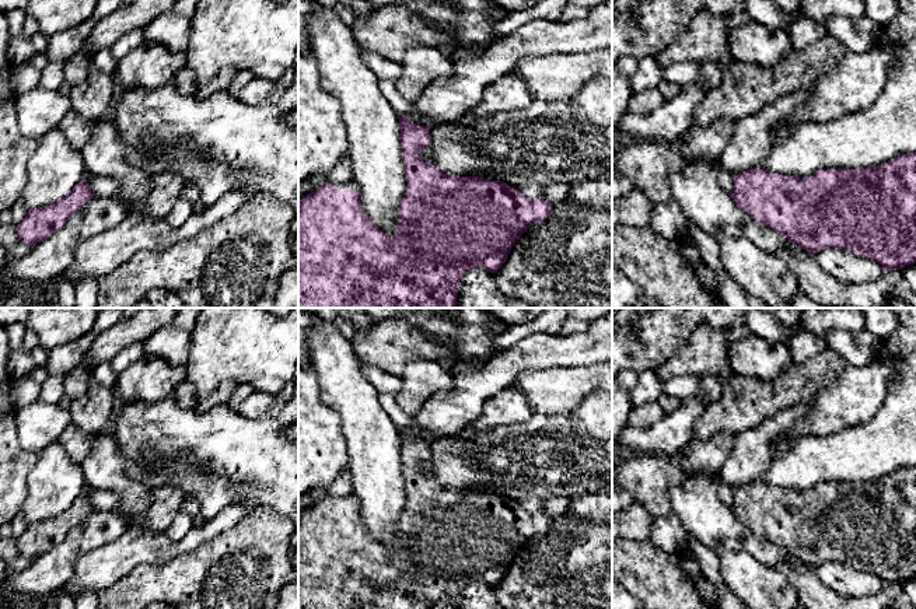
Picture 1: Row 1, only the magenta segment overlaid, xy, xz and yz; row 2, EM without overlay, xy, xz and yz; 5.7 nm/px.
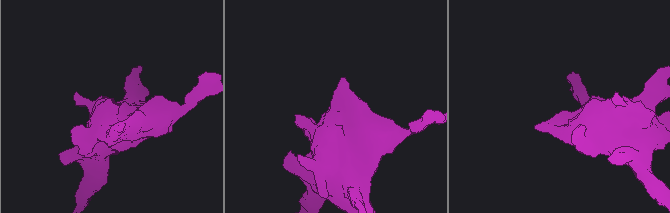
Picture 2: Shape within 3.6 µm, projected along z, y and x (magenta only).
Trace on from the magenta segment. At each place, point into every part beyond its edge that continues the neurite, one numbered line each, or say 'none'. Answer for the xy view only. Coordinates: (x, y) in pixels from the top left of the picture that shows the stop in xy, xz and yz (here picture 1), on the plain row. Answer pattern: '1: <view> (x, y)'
none

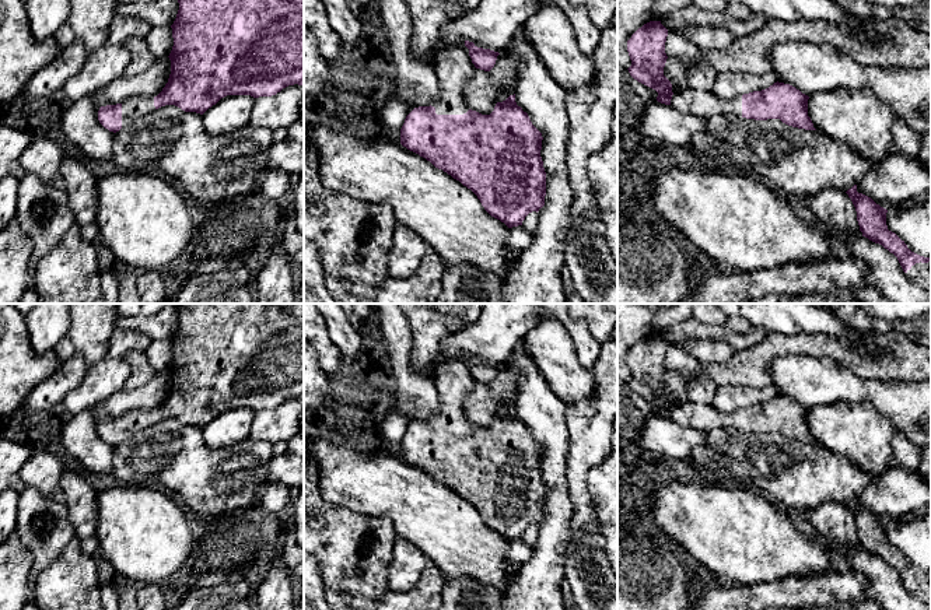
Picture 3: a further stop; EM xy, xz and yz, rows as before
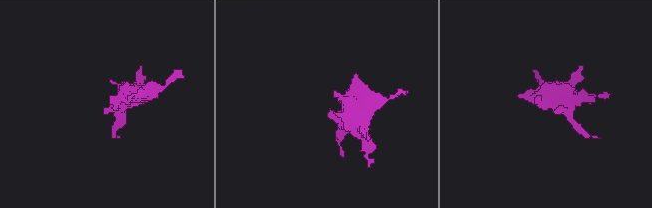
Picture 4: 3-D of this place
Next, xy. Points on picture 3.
1: xy (133, 421)

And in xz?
1: xz (452, 379)

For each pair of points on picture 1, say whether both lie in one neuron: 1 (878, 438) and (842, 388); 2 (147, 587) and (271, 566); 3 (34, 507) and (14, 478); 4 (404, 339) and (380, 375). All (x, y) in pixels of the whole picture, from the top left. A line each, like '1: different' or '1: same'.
1: different
2: same
3: different
4: different

